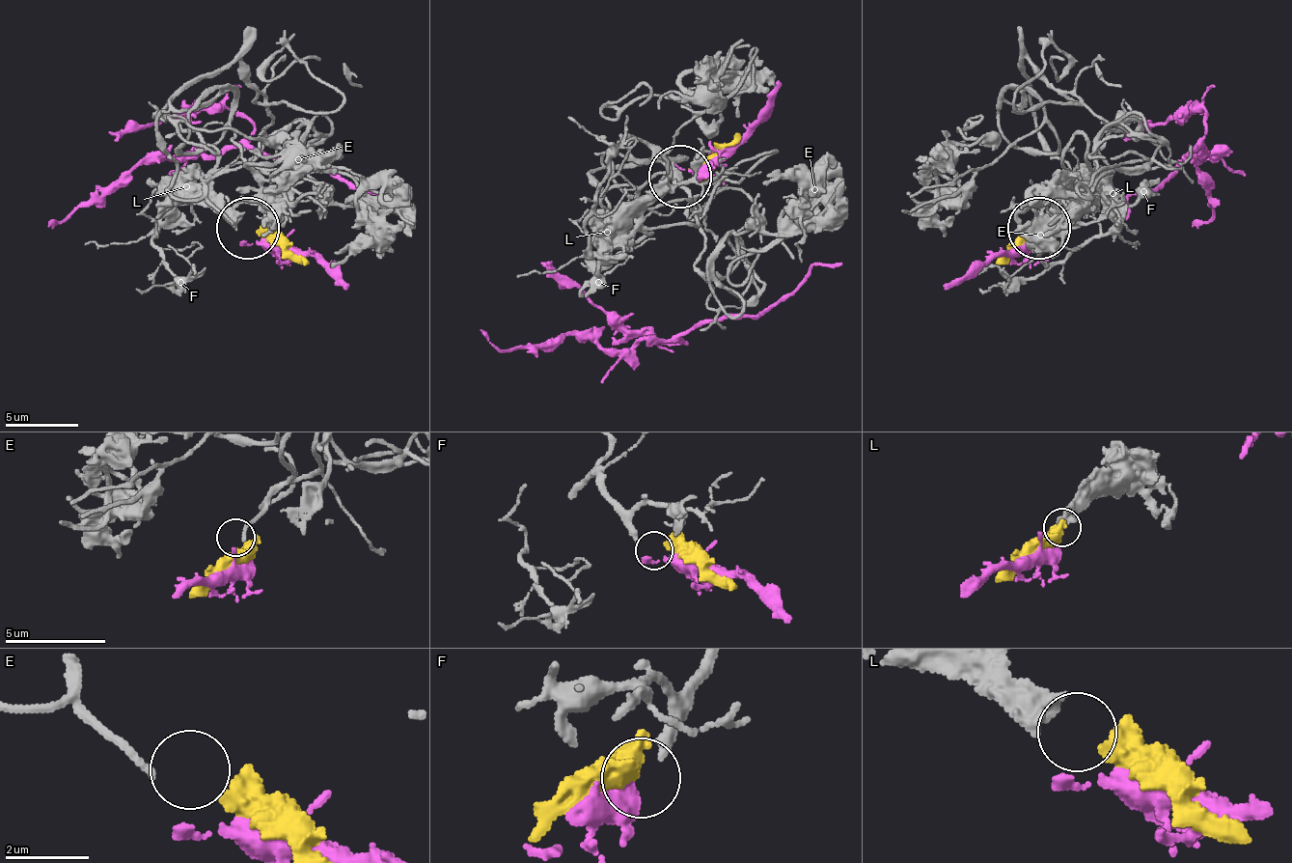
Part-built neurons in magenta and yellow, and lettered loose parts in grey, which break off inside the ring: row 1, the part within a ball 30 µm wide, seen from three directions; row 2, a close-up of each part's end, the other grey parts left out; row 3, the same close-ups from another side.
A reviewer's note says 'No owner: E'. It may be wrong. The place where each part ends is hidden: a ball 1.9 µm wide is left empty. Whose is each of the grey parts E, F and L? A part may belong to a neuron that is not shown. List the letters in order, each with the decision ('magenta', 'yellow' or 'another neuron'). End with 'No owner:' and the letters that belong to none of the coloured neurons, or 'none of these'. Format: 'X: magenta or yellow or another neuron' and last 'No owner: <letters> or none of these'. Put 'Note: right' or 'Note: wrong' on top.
Note: right
E: another neuron
F: magenta
L: yellow
No owner: E

